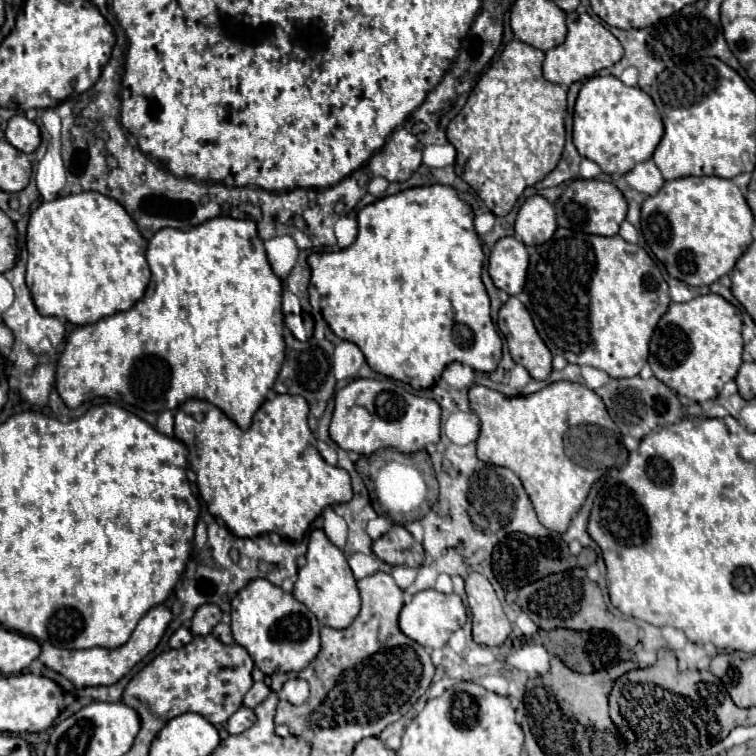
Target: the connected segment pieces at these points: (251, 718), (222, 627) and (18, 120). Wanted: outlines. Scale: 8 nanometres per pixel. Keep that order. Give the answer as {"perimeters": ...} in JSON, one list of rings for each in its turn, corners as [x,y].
{"perimeters":[[[[242,706],[236,714],[230,716],[230,720],[228,720],[228,734],[240,734],[240,732],[248,730],[254,722],[256,722],[254,710]]],[[[220,622],[220,624],[212,630],[212,634],[214,634],[222,644],[226,644],[226,646],[232,646],[232,644],[234,644],[234,638],[232,638],[232,632],[230,632],[230,626],[224,624],[224,622]]],[[[18,114],[10,118],[6,128],[6,140],[20,152],[32,154],[40,146],[40,128],[26,116]]]]}

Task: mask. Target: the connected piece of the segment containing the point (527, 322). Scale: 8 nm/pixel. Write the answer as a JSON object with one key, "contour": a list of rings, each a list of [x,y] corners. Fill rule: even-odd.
{"contour":[[[510,296],[500,308],[498,328],[506,336],[514,362],[524,366],[534,380],[546,380],[552,372],[552,354],[538,336],[528,310],[516,296]]]}

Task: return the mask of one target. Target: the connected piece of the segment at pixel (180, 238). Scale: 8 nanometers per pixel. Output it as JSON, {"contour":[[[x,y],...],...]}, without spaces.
{"contour":[[[218,216],[218,218],[212,218],[188,232],[182,232],[176,228],[162,228],[148,242],[146,260],[152,270],[152,278],[150,278],[144,298],[134,308],[130,308],[126,312],[118,312],[108,318],[102,318],[102,320],[88,324],[88,326],[80,326],[70,334],[66,348],[60,354],[58,364],[56,364],[56,390],[58,390],[60,398],[64,400],[64,404],[68,408],[78,408],[82,402],[102,396],[102,398],[110,398],[110,400],[122,400],[130,406],[136,406],[146,412],[156,412],[156,414],[160,410],[174,410],[190,398],[198,398],[198,400],[206,400],[210,404],[216,404],[230,420],[234,420],[240,428],[246,430],[252,424],[252,416],[266,400],[268,390],[274,386],[274,380],[276,380],[280,366],[284,362],[282,280],[272,272],[272,268],[268,264],[264,244],[256,232],[256,224],[252,220],[232,220],[228,216]]]}

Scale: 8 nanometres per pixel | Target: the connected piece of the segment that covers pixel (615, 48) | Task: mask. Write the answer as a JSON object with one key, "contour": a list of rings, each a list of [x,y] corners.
{"contour":[[[570,12],[566,16],[566,26],[568,26],[568,36],[566,36],[564,44],[546,52],[546,60],[542,66],[546,80],[550,80],[554,84],[570,86],[578,80],[592,78],[602,68],[610,68],[624,56],[624,48],[618,42],[618,38],[610,30],[606,30],[598,20],[594,20],[590,14]]]}

